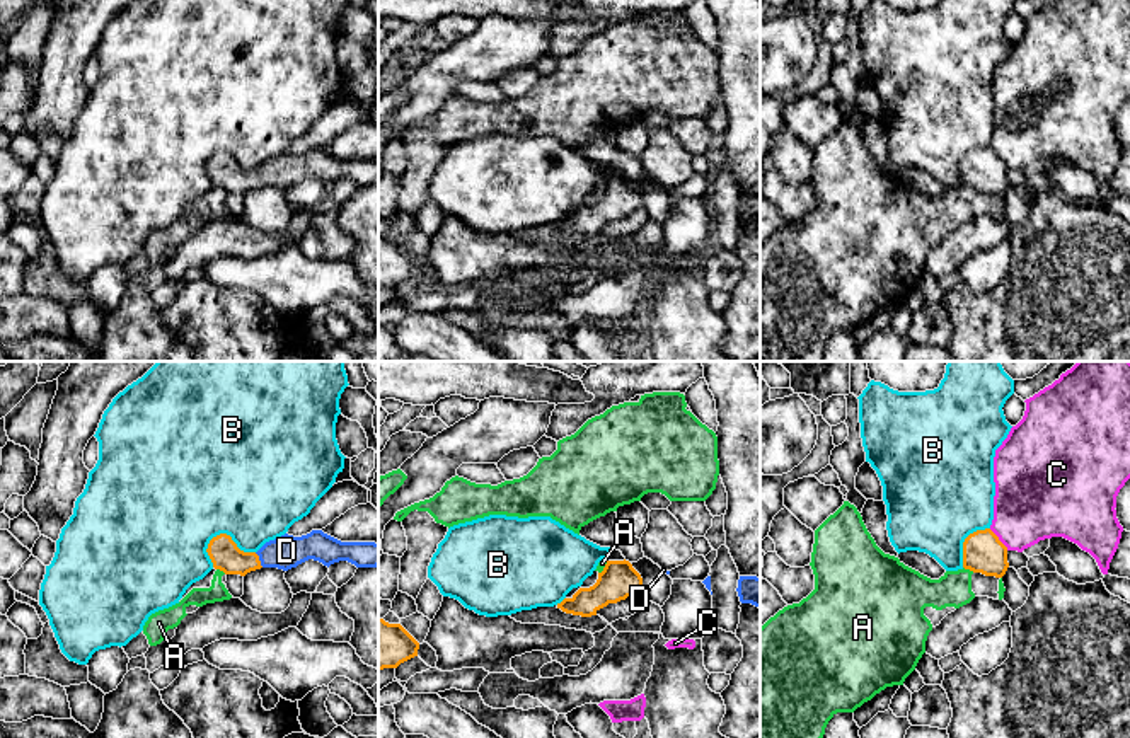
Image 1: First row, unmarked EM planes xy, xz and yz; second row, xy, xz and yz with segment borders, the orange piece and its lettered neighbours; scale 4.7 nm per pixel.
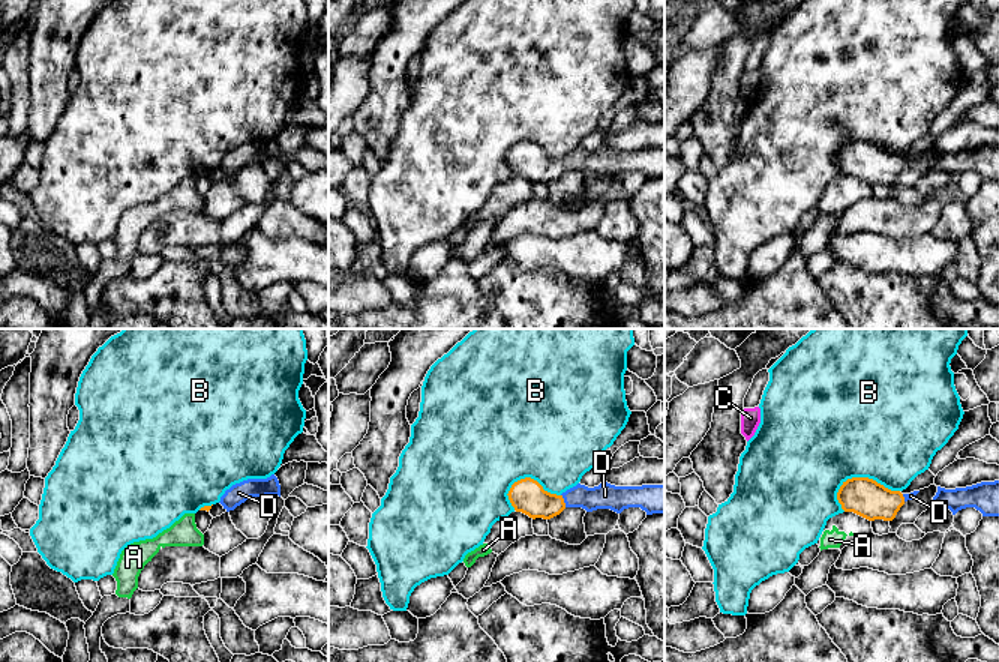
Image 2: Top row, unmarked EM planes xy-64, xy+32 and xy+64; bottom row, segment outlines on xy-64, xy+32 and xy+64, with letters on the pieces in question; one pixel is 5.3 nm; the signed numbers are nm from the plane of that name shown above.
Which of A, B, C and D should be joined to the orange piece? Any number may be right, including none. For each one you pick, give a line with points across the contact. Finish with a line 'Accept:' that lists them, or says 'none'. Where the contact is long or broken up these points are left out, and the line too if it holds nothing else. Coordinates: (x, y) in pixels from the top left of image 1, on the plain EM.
D: Path across: xy (224, 171), (230, 178), (258, 178), (287, 169)
Accept: D

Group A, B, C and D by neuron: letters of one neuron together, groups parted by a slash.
A / B / C / D

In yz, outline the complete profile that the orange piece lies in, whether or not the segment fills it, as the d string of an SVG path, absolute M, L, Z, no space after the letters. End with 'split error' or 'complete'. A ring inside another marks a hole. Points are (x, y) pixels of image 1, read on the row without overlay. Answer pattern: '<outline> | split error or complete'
M990 147L977 148L963 160L963 186L1002 196L1009 186L1007 165Z | complete

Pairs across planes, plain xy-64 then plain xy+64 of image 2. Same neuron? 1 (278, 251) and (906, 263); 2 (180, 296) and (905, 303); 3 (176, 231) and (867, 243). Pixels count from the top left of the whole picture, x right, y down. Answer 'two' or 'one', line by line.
1: one
2: one
3: two

